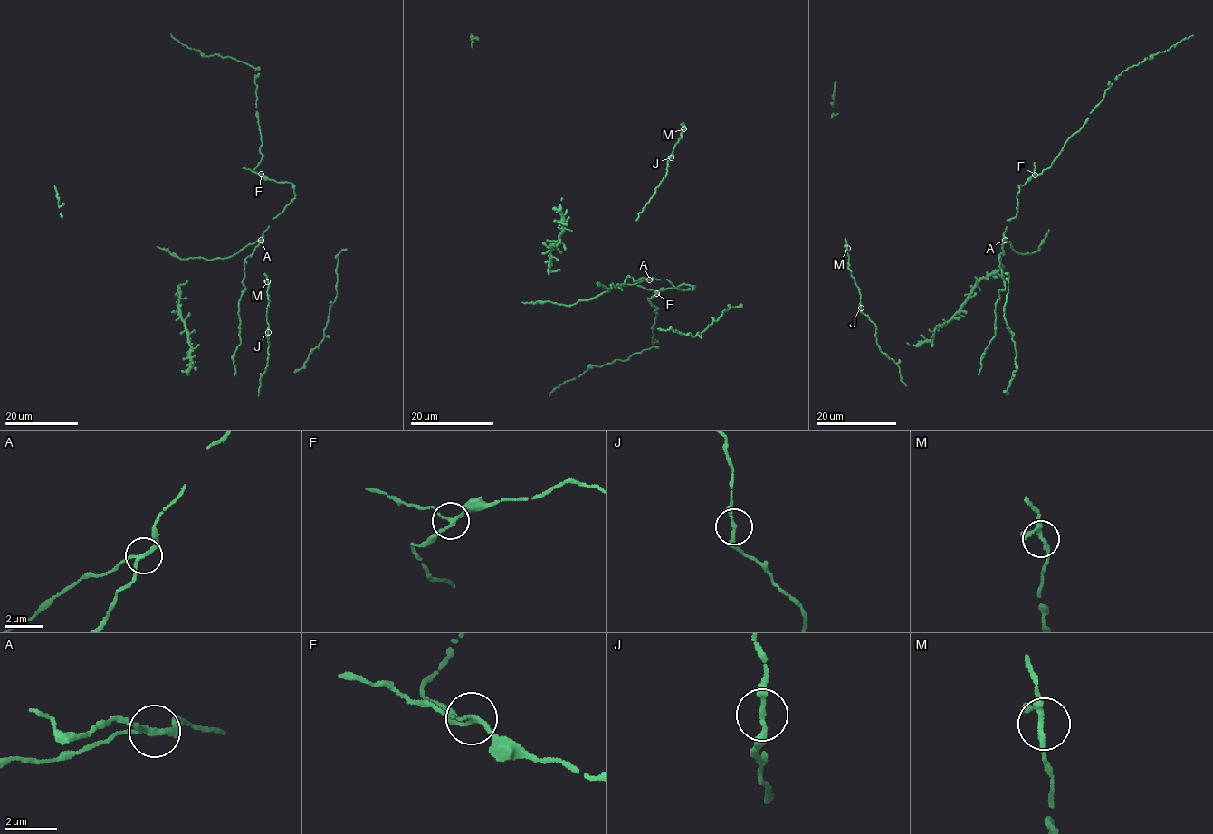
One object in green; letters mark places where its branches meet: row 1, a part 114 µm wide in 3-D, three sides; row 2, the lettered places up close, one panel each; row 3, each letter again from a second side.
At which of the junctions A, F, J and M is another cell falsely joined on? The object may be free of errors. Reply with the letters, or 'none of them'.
A

